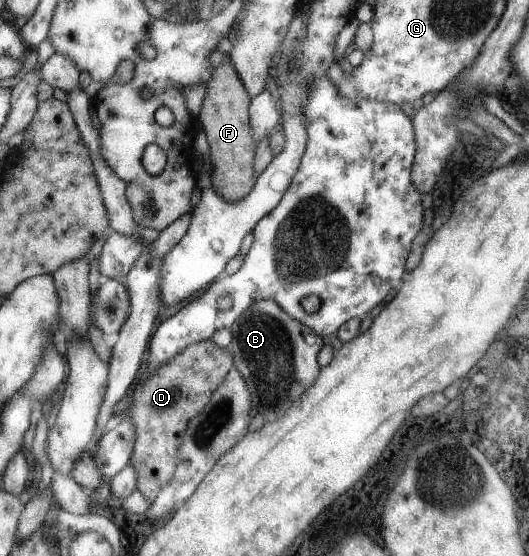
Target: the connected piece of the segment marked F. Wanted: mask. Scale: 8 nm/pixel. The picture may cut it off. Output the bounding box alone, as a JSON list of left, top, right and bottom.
[199,53,257,201]

